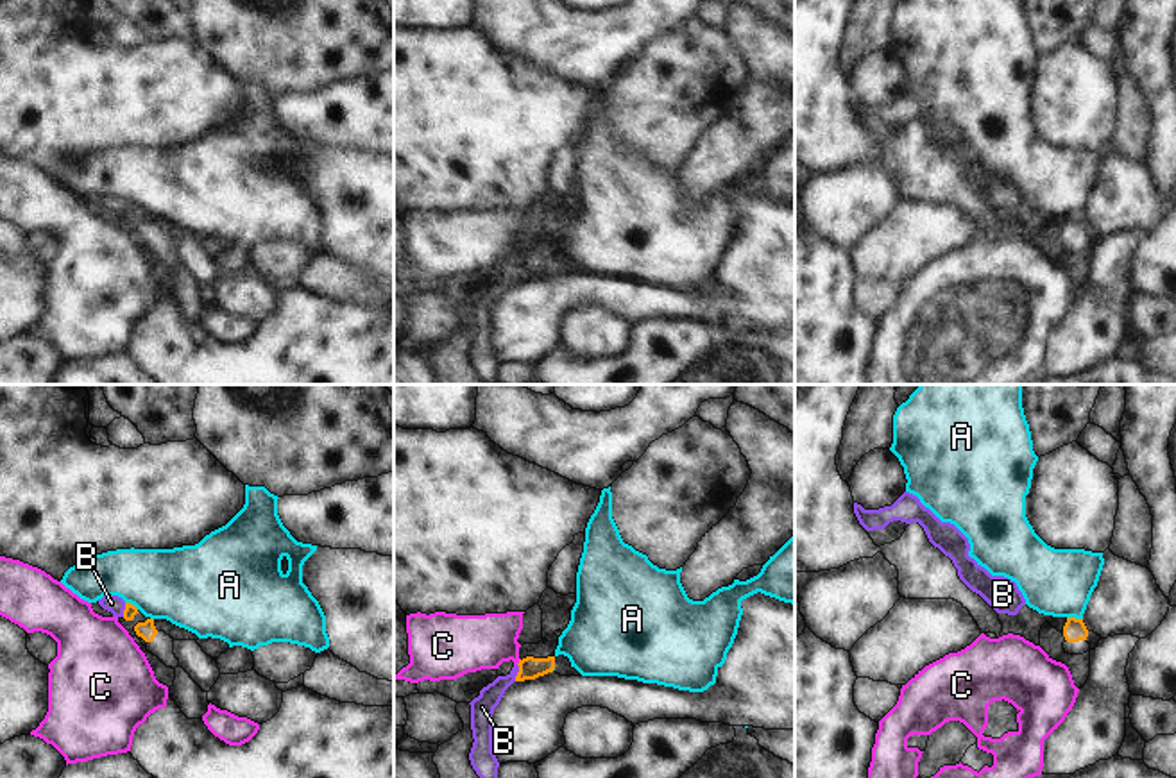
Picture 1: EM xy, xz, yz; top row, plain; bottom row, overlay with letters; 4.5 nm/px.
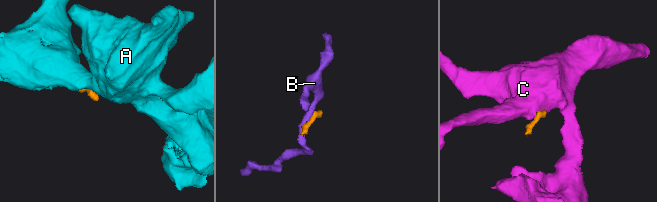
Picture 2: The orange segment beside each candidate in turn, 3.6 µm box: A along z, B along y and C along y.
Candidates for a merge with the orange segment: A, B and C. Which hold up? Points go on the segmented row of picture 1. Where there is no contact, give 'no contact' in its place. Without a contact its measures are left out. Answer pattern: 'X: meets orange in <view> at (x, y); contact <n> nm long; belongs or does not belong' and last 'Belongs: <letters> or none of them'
A: meets orange in yz at (1074, 617); contact 70 nm long; does not belong
B: meets orange in xz at (518, 673); contact 80 nm long; does not belong
C: meets orange in xz at (519, 662); contact 30 nm long; does not belong
Belongs: none of them

